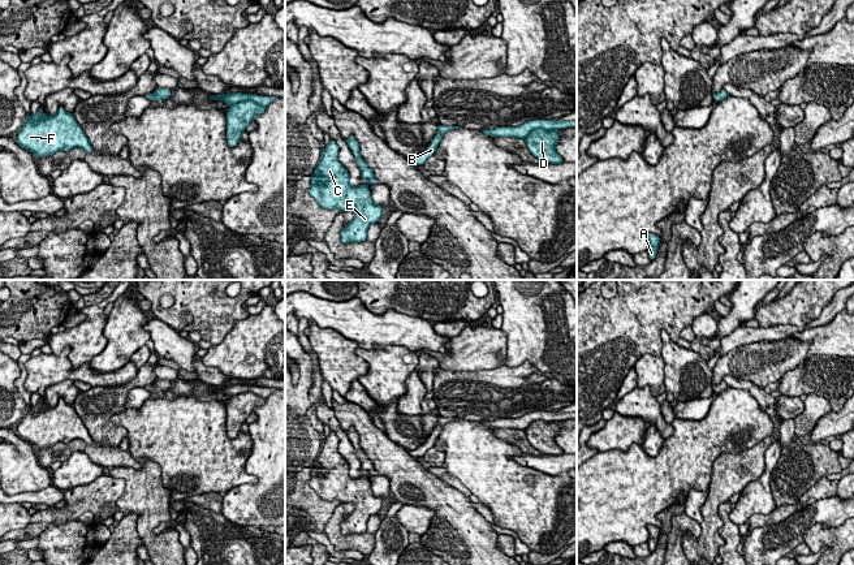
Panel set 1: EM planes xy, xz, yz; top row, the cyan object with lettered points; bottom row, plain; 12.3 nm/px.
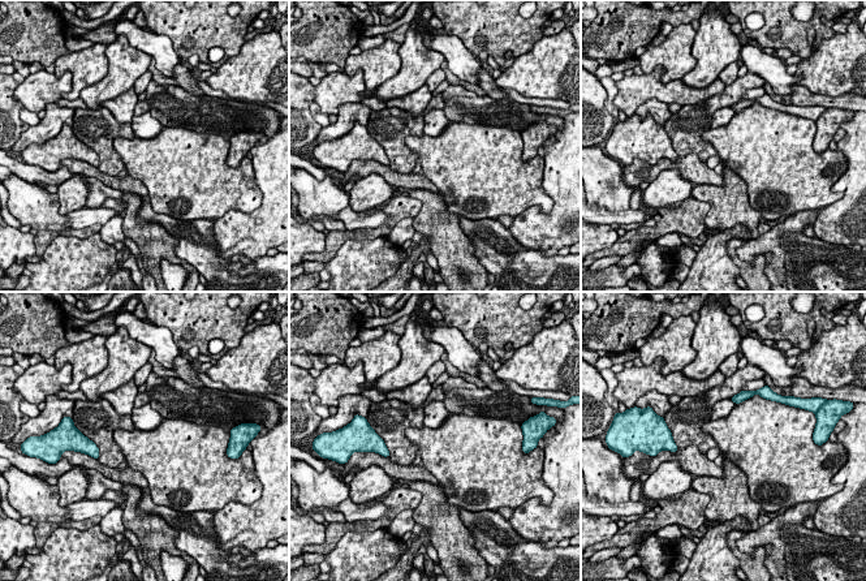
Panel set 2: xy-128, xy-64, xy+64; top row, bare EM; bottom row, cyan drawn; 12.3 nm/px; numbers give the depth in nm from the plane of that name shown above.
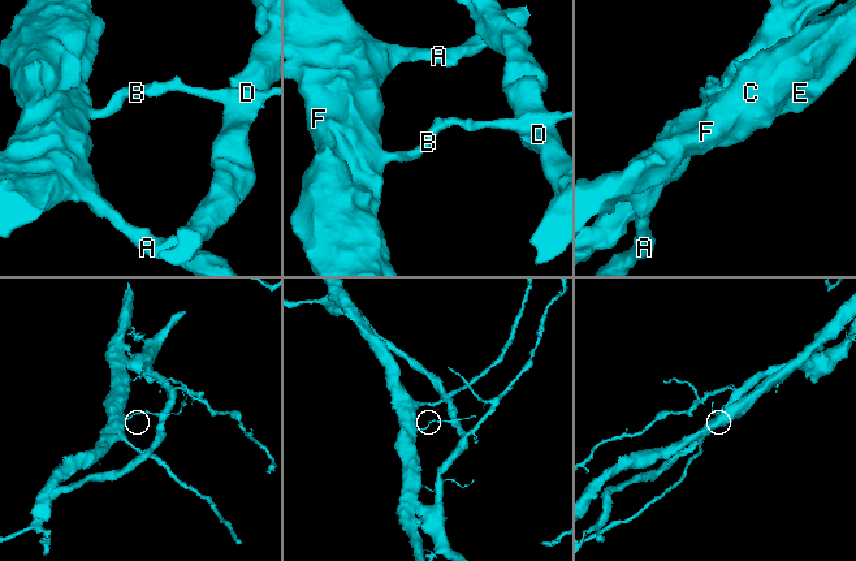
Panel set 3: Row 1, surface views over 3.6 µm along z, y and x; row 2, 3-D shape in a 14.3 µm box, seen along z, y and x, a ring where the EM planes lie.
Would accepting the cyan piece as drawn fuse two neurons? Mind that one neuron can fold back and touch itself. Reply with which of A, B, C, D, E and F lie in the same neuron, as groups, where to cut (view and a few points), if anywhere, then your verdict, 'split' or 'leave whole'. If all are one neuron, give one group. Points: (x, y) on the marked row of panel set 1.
A B C E F / D; cut in xy along (152, 94), (150, 99); split

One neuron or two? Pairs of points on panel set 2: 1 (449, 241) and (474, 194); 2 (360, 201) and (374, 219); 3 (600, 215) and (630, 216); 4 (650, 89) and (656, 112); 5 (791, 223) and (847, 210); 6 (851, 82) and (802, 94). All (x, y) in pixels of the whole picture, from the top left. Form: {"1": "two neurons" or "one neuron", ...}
{"1": "two neurons", "2": "two neurons", "3": "one neuron", "4": "two neurons", "5": "two neurons", "6": "two neurons"}

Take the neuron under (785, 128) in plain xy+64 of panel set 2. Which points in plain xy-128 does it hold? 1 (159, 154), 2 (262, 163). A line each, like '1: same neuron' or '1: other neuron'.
1: same neuron
2: other neuron

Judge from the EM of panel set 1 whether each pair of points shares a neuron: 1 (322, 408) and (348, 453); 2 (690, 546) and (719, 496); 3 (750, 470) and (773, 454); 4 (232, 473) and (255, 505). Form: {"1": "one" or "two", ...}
{"1": "one", "2": "one", "3": "two", "4": "two"}

